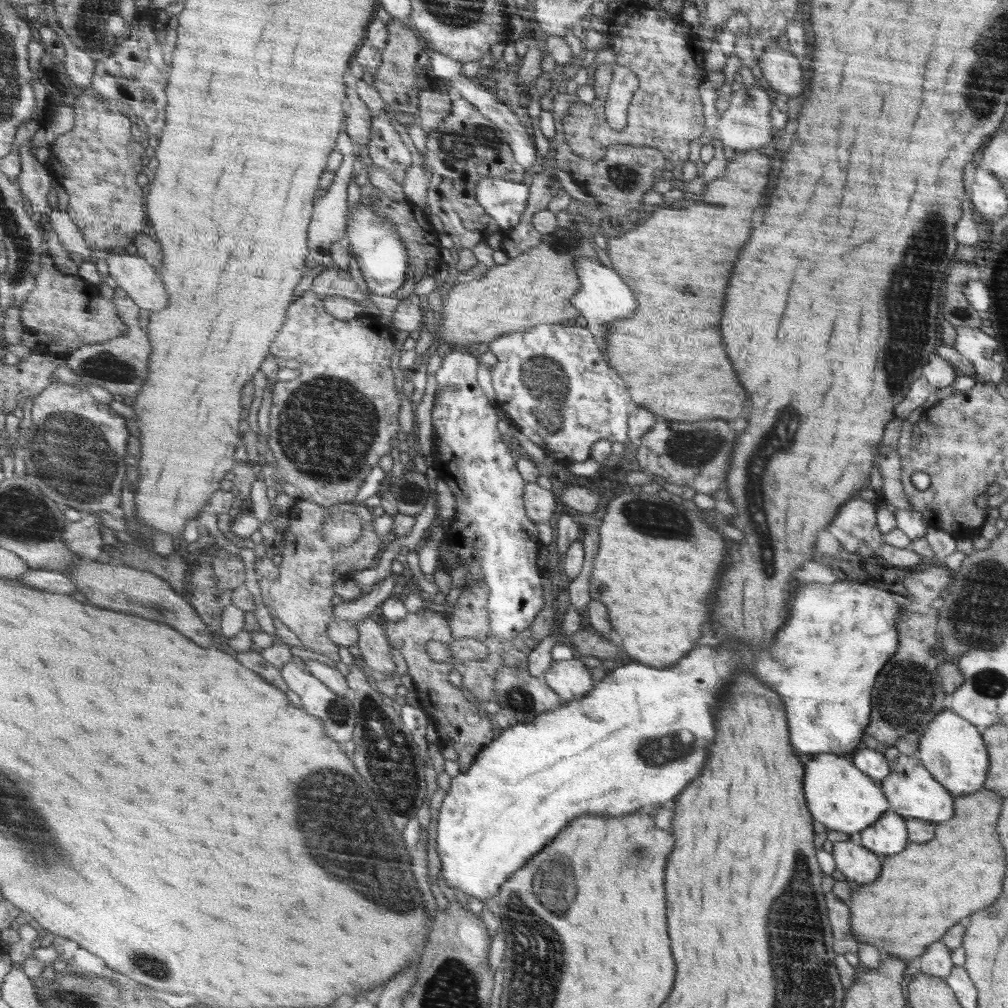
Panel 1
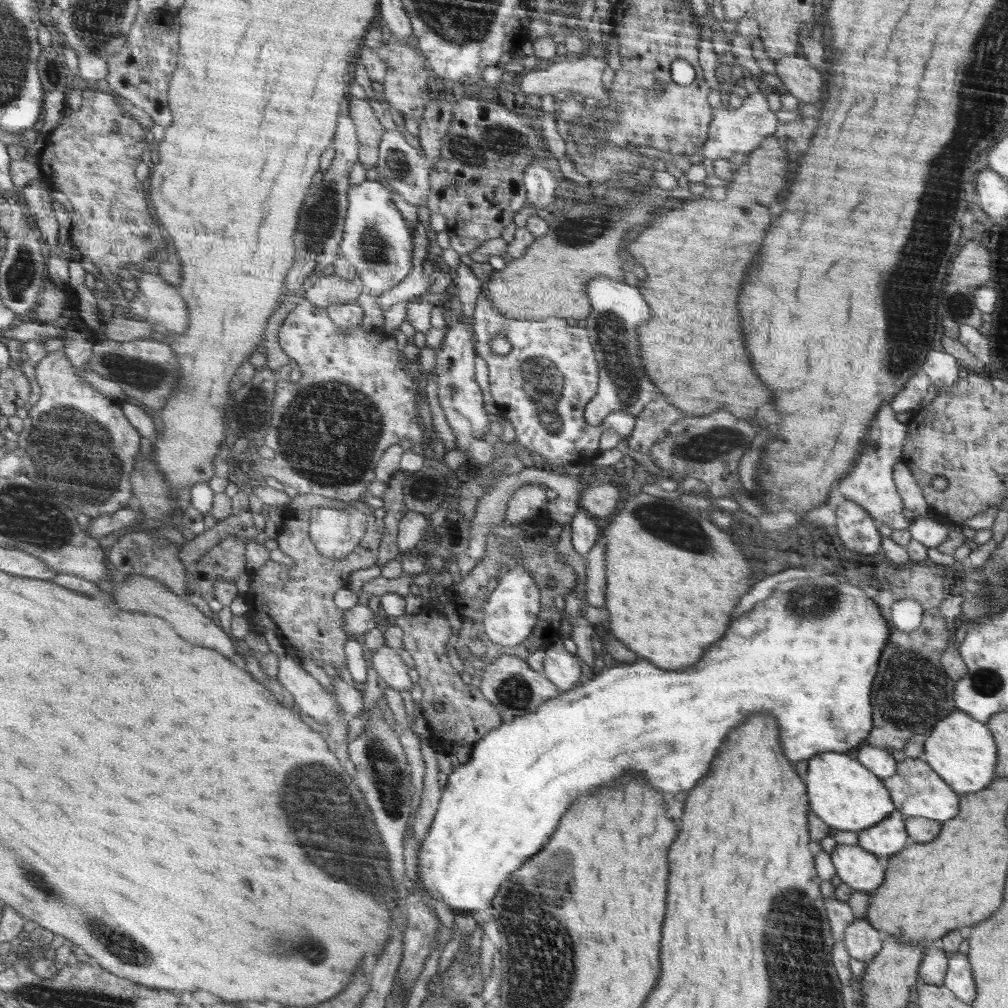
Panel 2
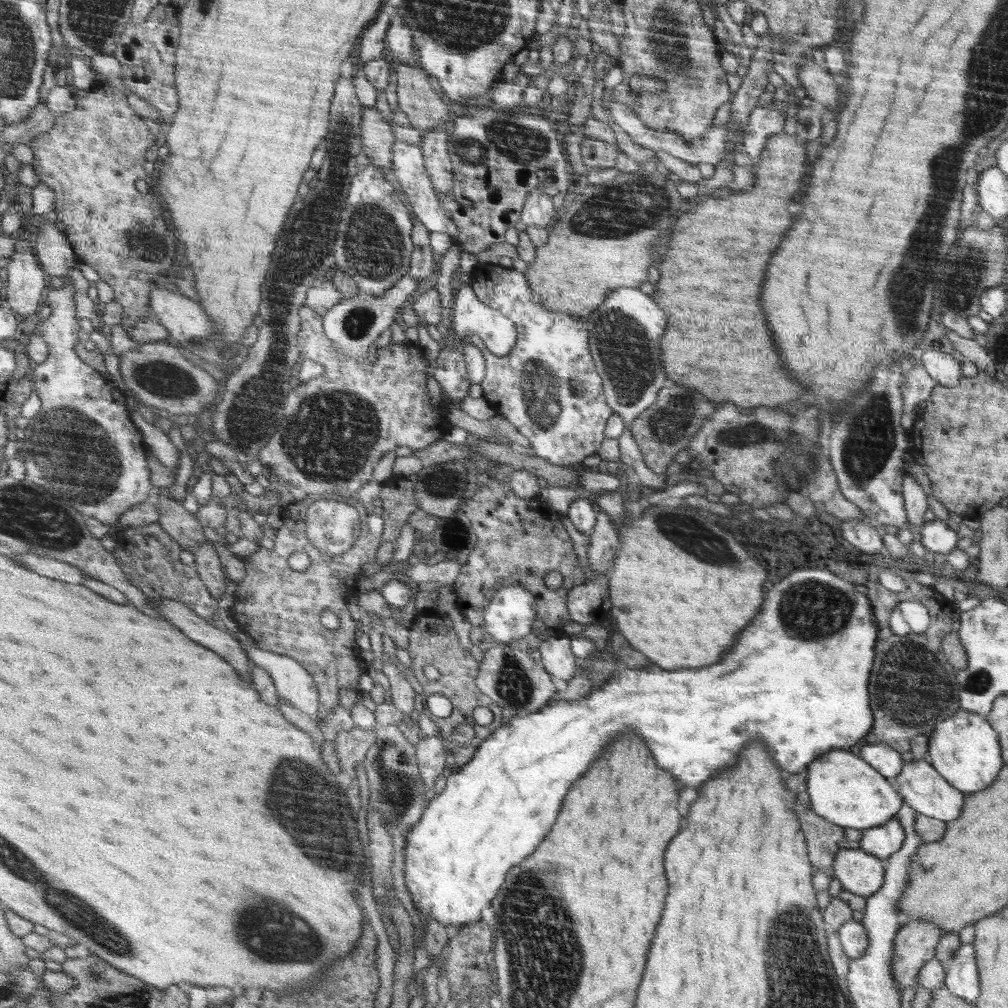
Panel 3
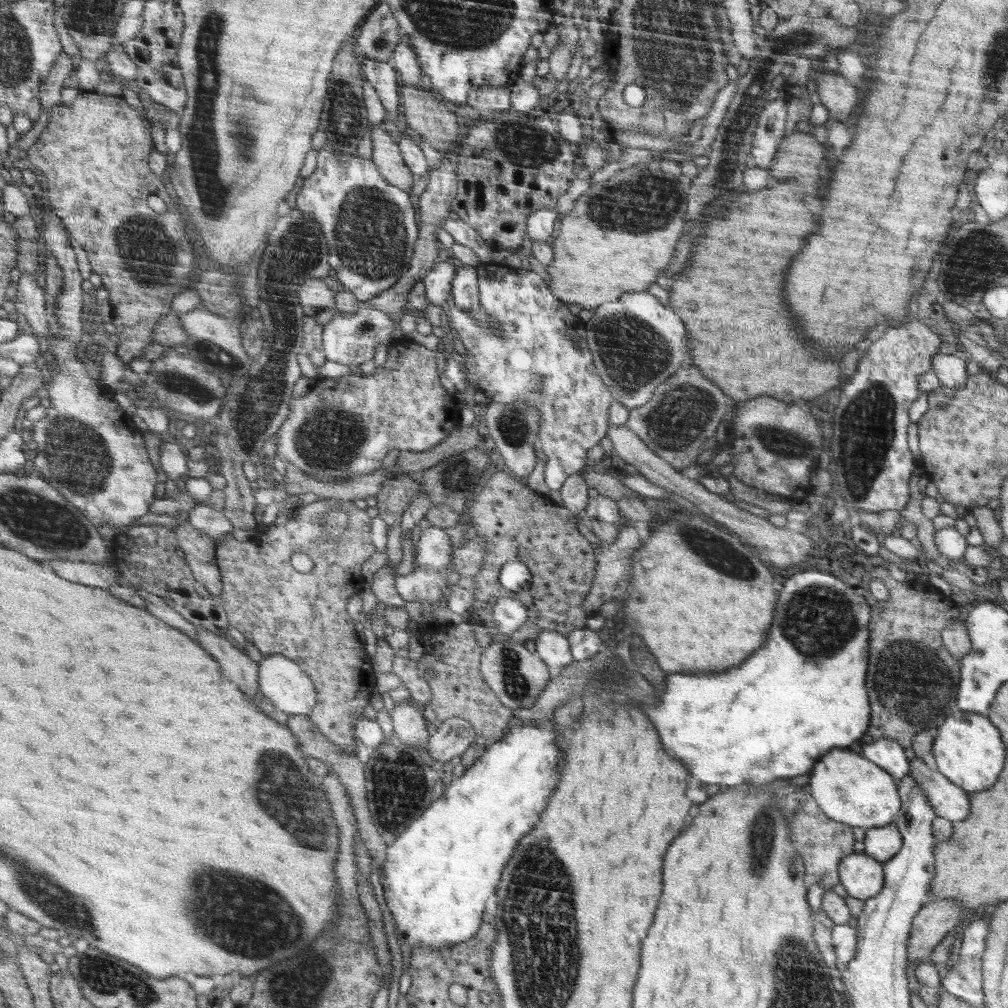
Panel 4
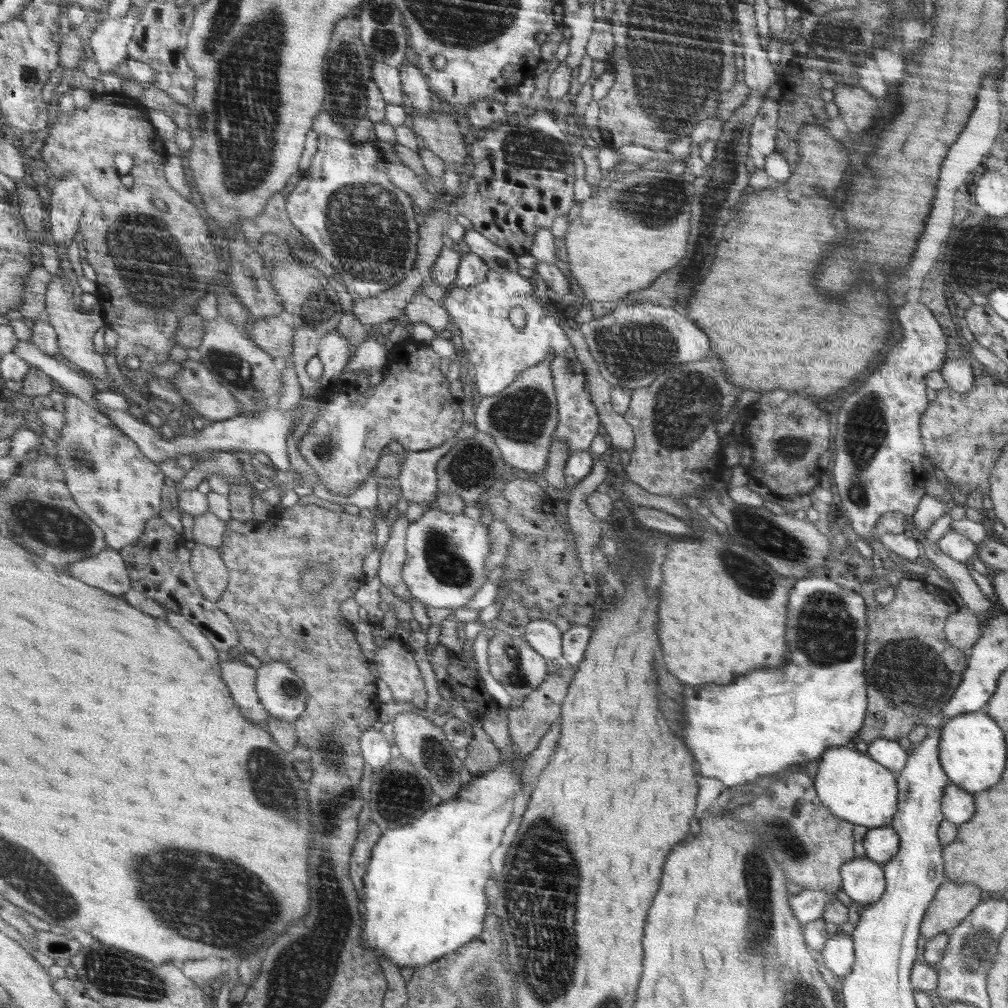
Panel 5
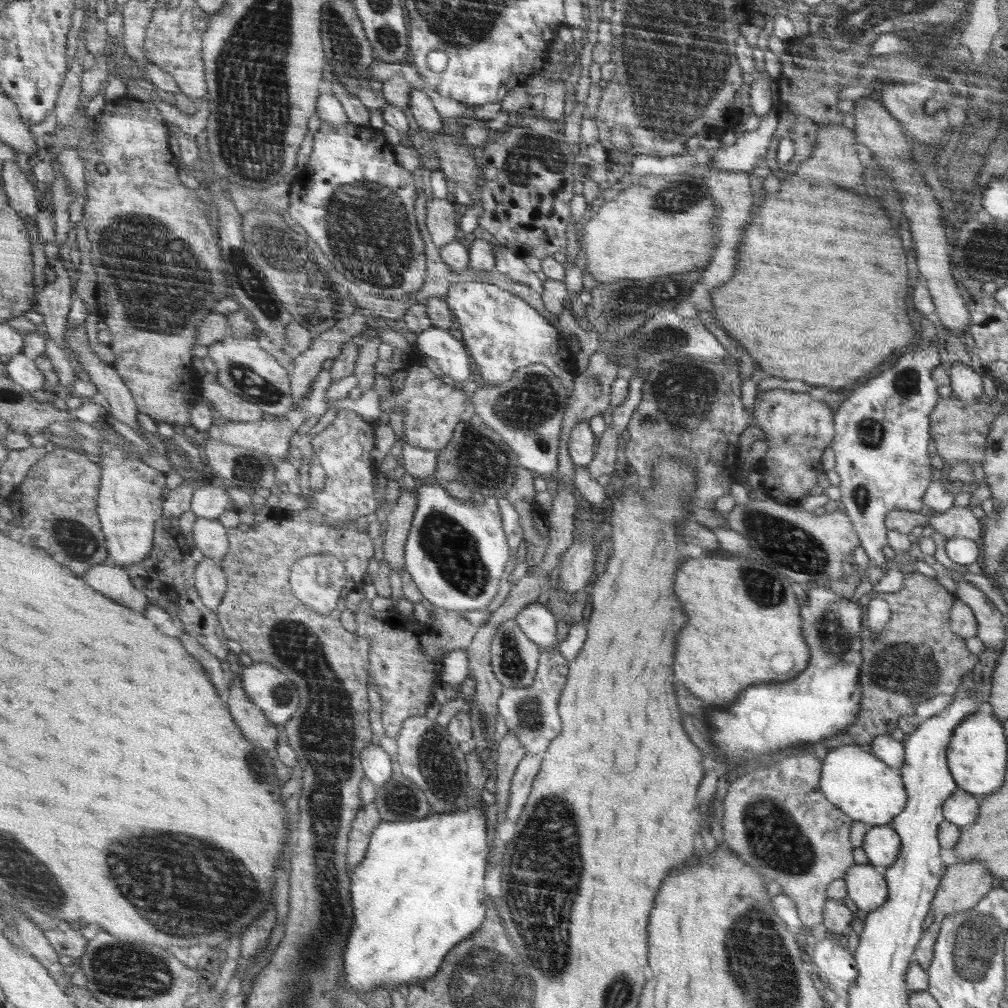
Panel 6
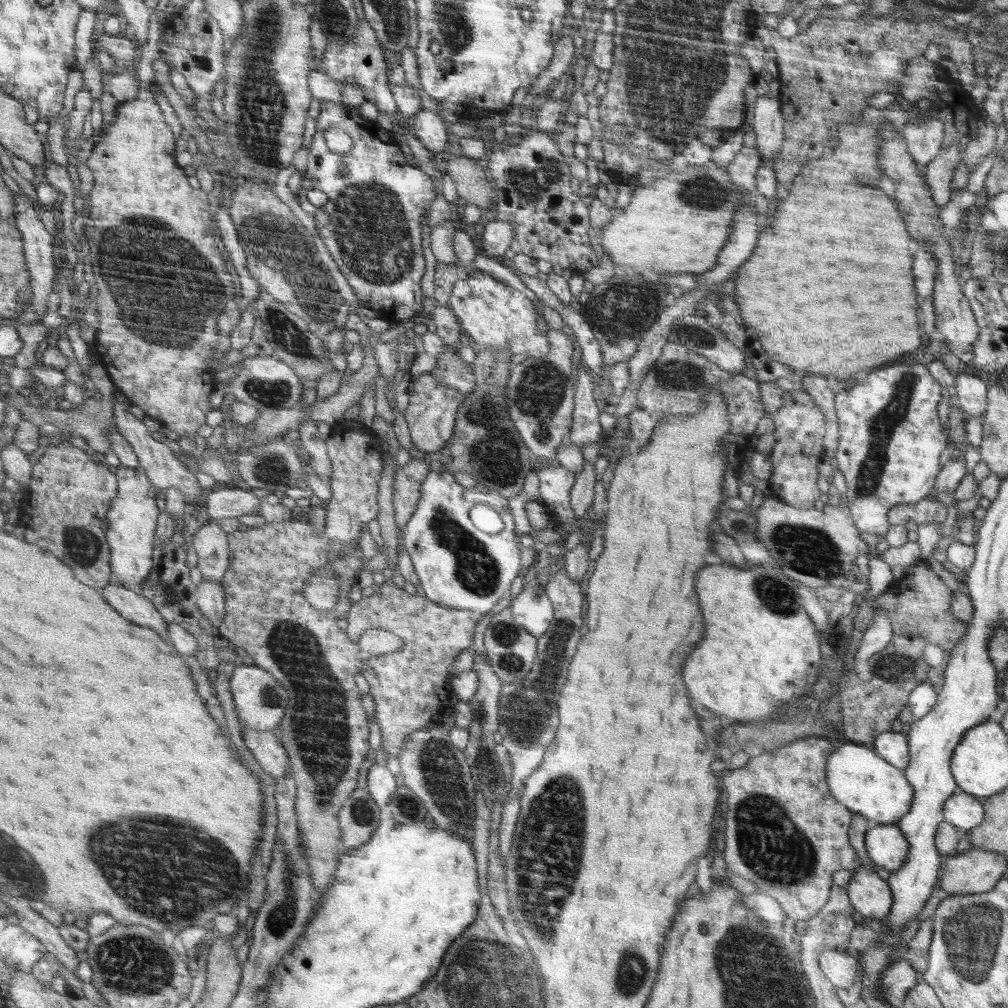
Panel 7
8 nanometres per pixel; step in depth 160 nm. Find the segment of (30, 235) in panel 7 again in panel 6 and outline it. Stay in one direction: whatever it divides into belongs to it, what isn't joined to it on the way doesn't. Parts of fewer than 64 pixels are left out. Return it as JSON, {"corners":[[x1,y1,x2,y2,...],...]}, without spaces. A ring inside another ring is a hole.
{"corners":[[15,160,3,161,1,175,9,195,10,204,13,204,13,208,21,213,22,220,25,221,27,227,36,225,39,204,38,199,36,199,34,184,26,179,26,175,20,171]]}

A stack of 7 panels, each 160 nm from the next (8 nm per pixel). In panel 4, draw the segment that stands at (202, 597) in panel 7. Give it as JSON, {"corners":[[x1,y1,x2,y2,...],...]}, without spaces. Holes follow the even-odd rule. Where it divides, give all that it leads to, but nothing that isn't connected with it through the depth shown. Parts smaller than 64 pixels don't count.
{"corners":[[188,521,179,522,172,531,179,540,179,547,184,551,184,560,195,580,218,599,223,591,222,576,215,554,218,541,203,535]]}

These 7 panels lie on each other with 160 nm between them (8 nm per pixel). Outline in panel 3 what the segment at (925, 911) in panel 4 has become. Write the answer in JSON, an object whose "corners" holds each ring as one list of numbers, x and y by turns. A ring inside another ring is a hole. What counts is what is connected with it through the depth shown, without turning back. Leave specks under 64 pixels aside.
{"corners":[[905,920,904,926,897,932,892,962,893,976,900,989,914,985,918,972,921,972,921,968,935,957,936,945,944,934,932,920]]}

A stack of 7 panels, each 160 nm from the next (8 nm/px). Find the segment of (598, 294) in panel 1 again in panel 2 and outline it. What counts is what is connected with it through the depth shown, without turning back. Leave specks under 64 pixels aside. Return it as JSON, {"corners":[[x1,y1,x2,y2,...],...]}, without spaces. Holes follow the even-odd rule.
{"corners":[[597,276,585,288,585,296,592,303,593,312,585,318,586,330,592,343,599,369,597,393,584,411,588,424,598,425,610,412,623,410,634,418,641,414,652,400,654,384,646,378,642,362,638,358,638,334,636,324,650,318,650,308,634,286,605,276]]}

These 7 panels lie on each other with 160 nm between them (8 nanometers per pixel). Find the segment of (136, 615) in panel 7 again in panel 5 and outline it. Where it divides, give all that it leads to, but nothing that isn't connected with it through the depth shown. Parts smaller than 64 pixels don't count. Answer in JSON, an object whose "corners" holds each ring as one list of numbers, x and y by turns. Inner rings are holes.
{"corners":[[106,549,101,554,68,567,70,576,78,576,78,580,86,580,86,584,94,584,102,591,122,597,132,590,128,566,118,551]]}

